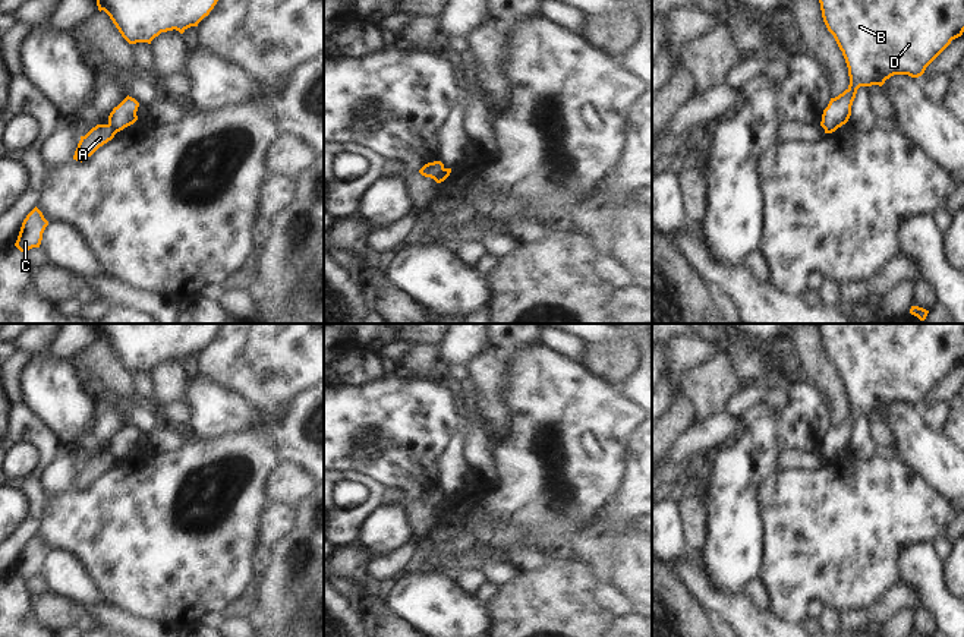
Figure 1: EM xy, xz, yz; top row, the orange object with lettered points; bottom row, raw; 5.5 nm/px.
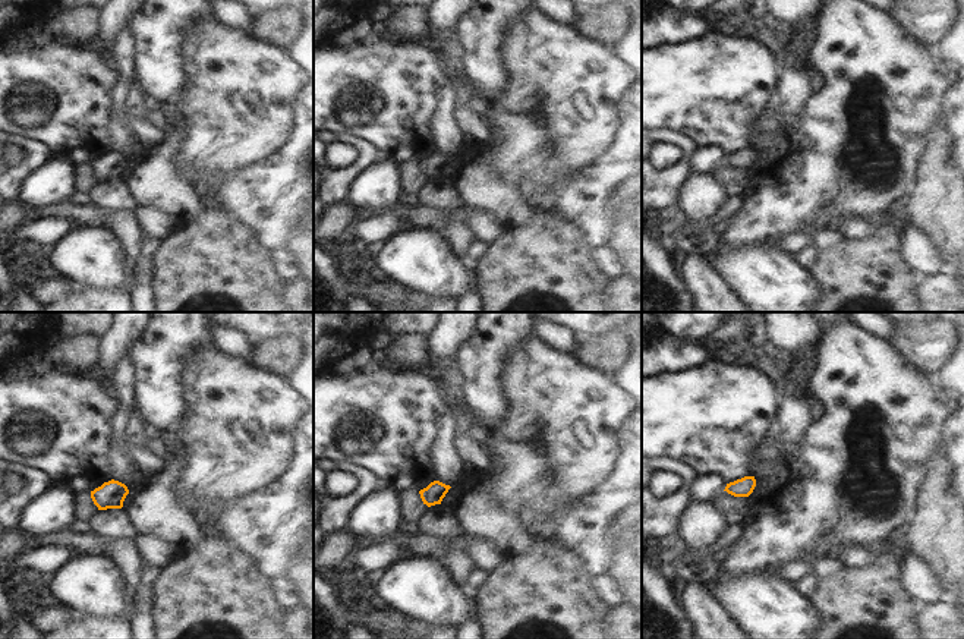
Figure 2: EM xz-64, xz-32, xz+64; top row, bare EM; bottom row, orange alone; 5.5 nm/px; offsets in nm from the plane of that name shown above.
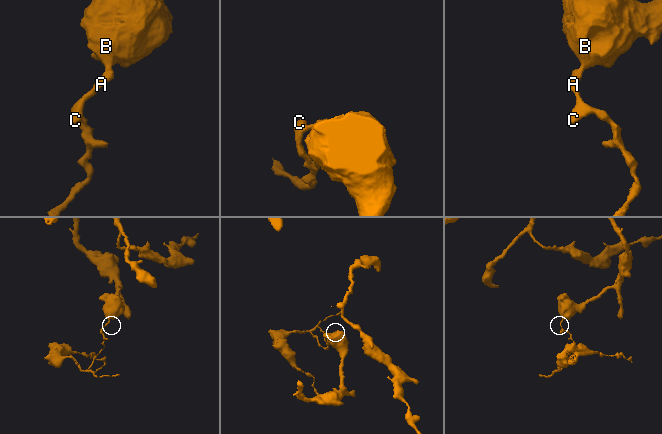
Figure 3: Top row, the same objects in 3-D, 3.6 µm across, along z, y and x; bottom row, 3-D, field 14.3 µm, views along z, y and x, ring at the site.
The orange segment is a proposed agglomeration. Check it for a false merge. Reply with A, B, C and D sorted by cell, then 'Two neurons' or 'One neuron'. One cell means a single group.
Groups: A C / B D. Two neurons.

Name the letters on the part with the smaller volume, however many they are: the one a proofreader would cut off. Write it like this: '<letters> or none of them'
A, C

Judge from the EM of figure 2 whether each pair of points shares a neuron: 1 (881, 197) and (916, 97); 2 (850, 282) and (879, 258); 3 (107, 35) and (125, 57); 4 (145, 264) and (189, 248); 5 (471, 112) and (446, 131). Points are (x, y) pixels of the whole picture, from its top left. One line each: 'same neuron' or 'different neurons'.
1: same neuron
2: same neuron
3: different neurons
4: different neurons
5: different neurons

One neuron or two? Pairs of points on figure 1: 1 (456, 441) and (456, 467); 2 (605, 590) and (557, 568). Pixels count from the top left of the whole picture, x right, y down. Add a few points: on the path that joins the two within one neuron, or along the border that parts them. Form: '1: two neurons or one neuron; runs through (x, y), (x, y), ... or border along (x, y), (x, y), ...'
1: one neuron; runs through (456, 447), (456, 462)
2: two neurons; border along (597, 580), (594, 599), (601, 608), (614, 615)

